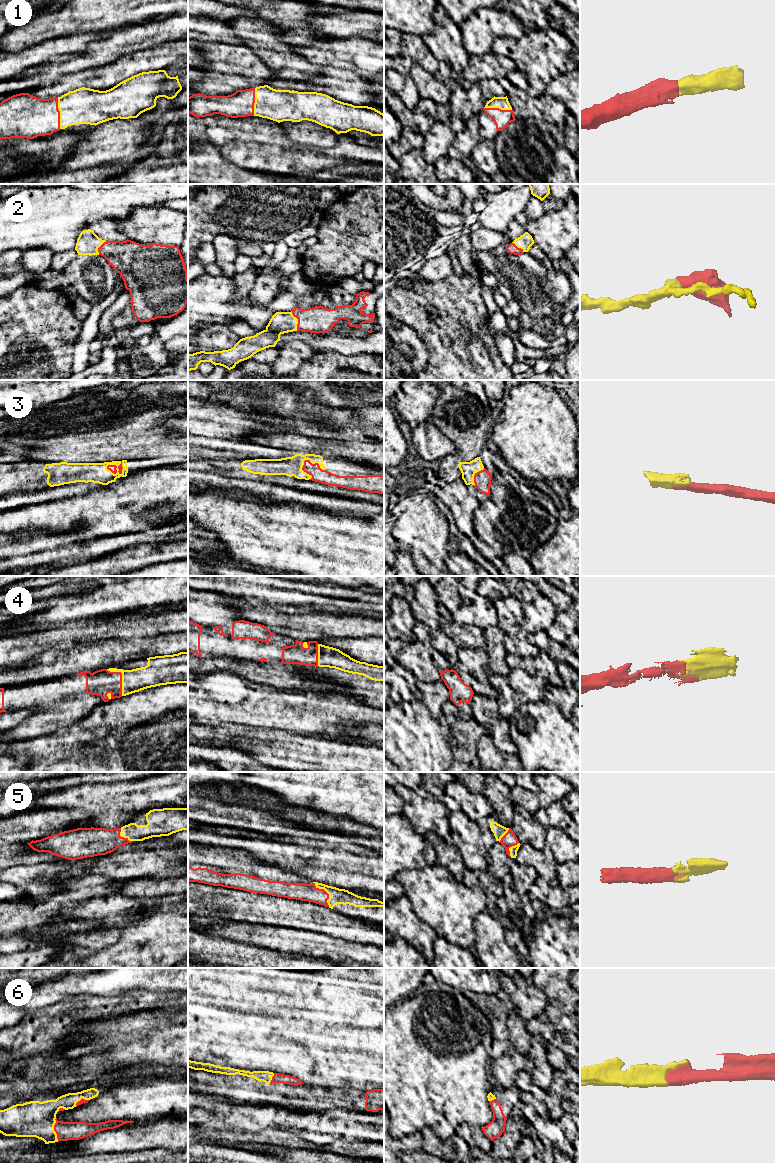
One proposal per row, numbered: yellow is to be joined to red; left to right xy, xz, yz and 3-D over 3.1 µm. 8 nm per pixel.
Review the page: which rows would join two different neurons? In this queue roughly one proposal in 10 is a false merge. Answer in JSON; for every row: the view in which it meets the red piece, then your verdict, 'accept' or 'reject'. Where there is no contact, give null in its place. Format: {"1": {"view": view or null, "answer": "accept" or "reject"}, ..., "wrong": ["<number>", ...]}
{"1": {"view": "xy", "answer": "accept"}, "2": {"view": "xz", "answer": "accept"}, "3": {"view": "xy", "answer": "accept"}, "4": {"view": "xy", "answer": "accept"}, "5": {"view": "xz", "answer": "accept"}, "6": {"view": "xy", "answer": "accept"}, "wrong": []}

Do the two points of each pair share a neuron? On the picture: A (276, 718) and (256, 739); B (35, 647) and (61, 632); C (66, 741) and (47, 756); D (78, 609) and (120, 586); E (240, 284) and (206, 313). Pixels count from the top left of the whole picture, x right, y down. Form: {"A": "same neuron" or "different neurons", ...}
{"A": "different neurons", "B": "same neuron", "C": "same neuron", "D": "same neuron", "E": "different neurons"}

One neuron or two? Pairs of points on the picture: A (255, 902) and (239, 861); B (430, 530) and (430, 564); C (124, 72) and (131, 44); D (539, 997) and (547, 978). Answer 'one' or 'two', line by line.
A: two
B: one
C: two
D: two

